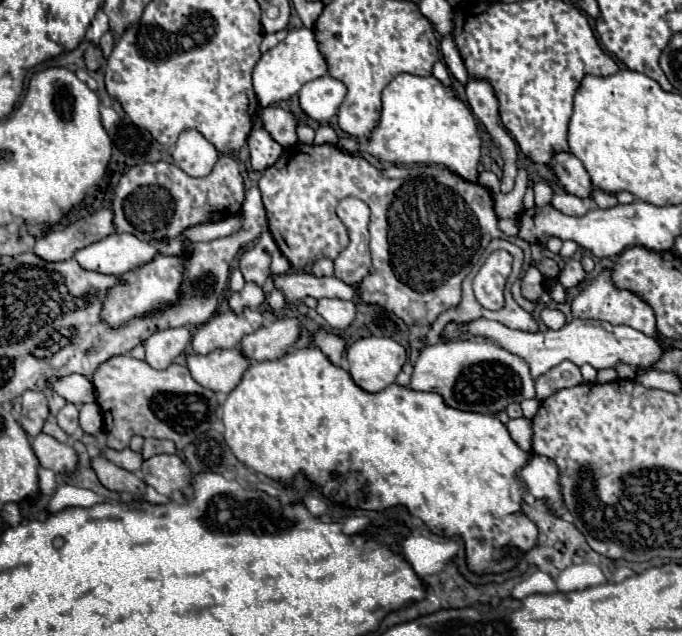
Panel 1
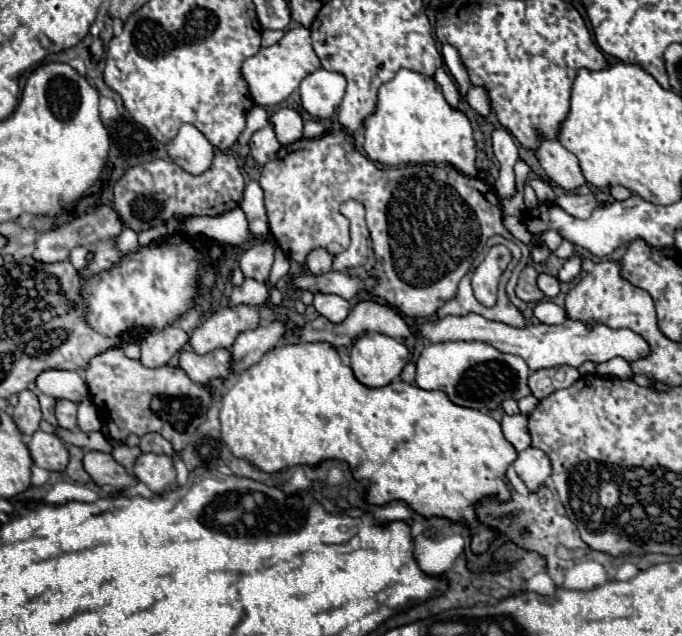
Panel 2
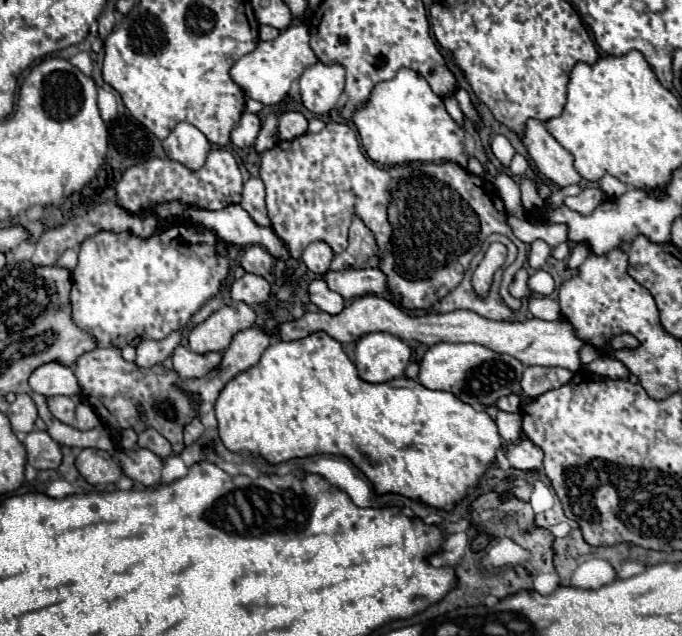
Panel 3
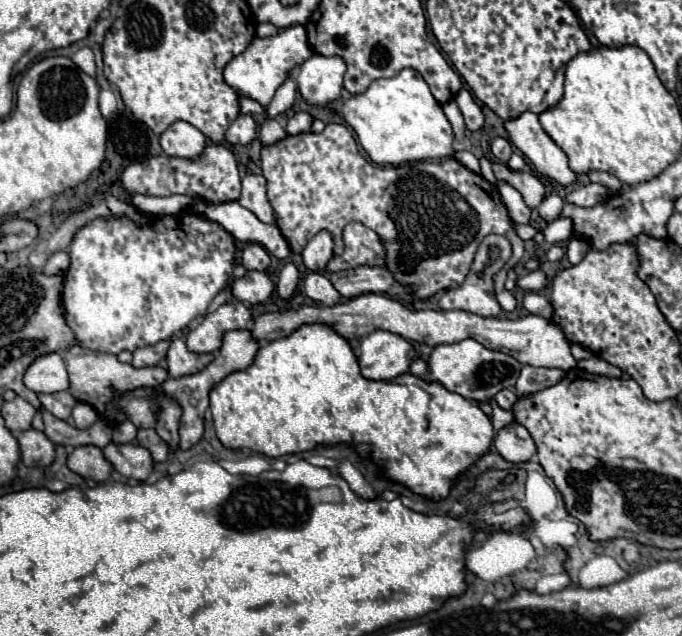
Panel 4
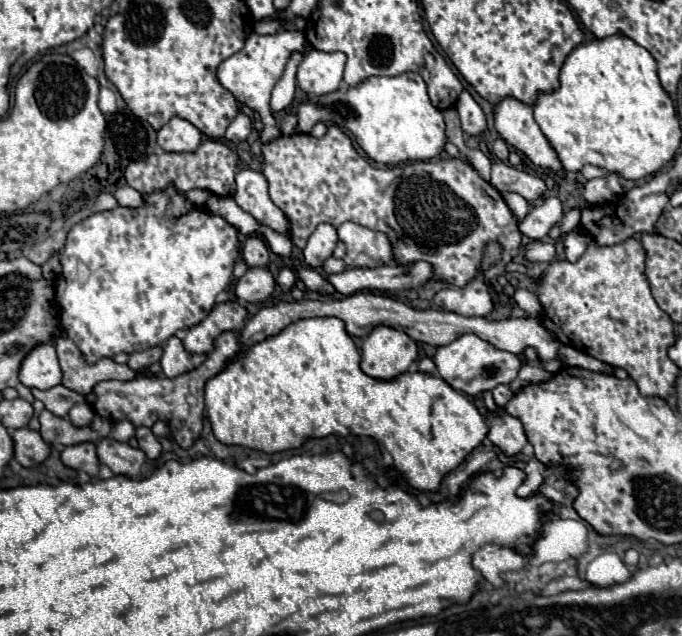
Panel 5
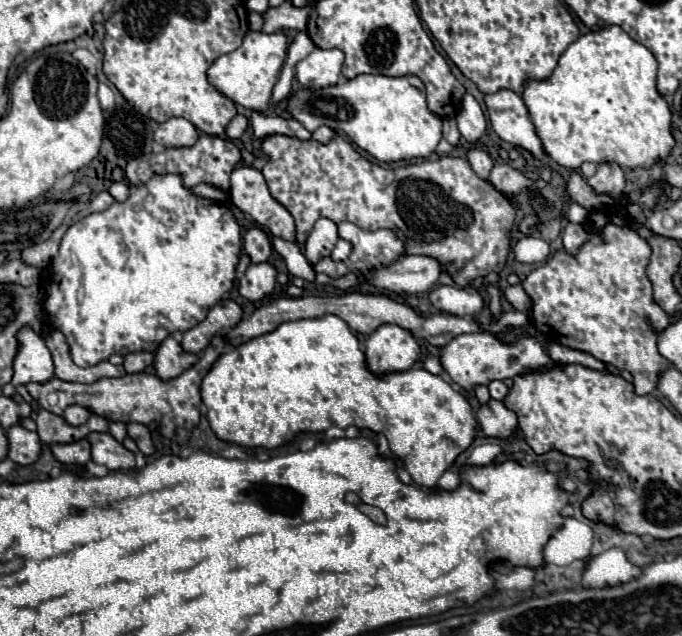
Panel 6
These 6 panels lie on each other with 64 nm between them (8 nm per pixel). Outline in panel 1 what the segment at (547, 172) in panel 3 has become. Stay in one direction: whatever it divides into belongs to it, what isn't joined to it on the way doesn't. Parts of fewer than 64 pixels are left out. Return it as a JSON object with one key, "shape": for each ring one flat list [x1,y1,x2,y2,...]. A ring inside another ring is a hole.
{"shape":[[554,152,548,166,552,174,558,178,558,182,566,188,566,192,580,198,590,198,594,186,582,162,572,152]]}

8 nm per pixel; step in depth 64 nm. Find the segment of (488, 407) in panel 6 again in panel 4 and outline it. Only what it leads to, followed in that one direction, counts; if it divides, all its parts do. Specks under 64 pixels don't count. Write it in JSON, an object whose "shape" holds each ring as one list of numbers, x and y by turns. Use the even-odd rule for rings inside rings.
{"shape":[[512,422,496,432,494,448,508,462,526,462,532,454,536,454,534,440,530,438,528,430,518,422]]}

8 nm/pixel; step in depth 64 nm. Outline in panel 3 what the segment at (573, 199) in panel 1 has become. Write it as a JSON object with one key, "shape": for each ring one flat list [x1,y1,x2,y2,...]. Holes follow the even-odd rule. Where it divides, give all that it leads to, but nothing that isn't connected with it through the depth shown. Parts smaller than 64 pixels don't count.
{"shape":[[584,188,578,196,568,196,568,198,564,198,564,204,566,204,568,208,572,208,572,210,576,210,576,212,580,212,580,214,586,216,586,214,590,214,604,198,608,198,604,190,600,190,600,188]]}

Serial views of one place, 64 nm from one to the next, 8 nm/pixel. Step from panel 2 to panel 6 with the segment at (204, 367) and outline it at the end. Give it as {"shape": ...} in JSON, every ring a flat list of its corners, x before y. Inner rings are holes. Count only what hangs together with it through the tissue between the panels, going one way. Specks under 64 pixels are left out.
{"shape":[[168,336,158,350,154,352,154,368,156,376,160,380,172,380,174,376,180,376,186,368,190,368,198,358,194,354,188,354,180,348,180,344]]}

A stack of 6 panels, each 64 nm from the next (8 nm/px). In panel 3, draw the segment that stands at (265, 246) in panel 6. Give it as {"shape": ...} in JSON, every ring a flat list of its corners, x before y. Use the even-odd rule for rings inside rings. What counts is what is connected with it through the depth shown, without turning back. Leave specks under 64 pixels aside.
{"shape":[[252,244,244,250,240,264,246,272,258,274,258,276,268,276,268,272,272,270,272,264,274,264,274,256,264,246]]}

